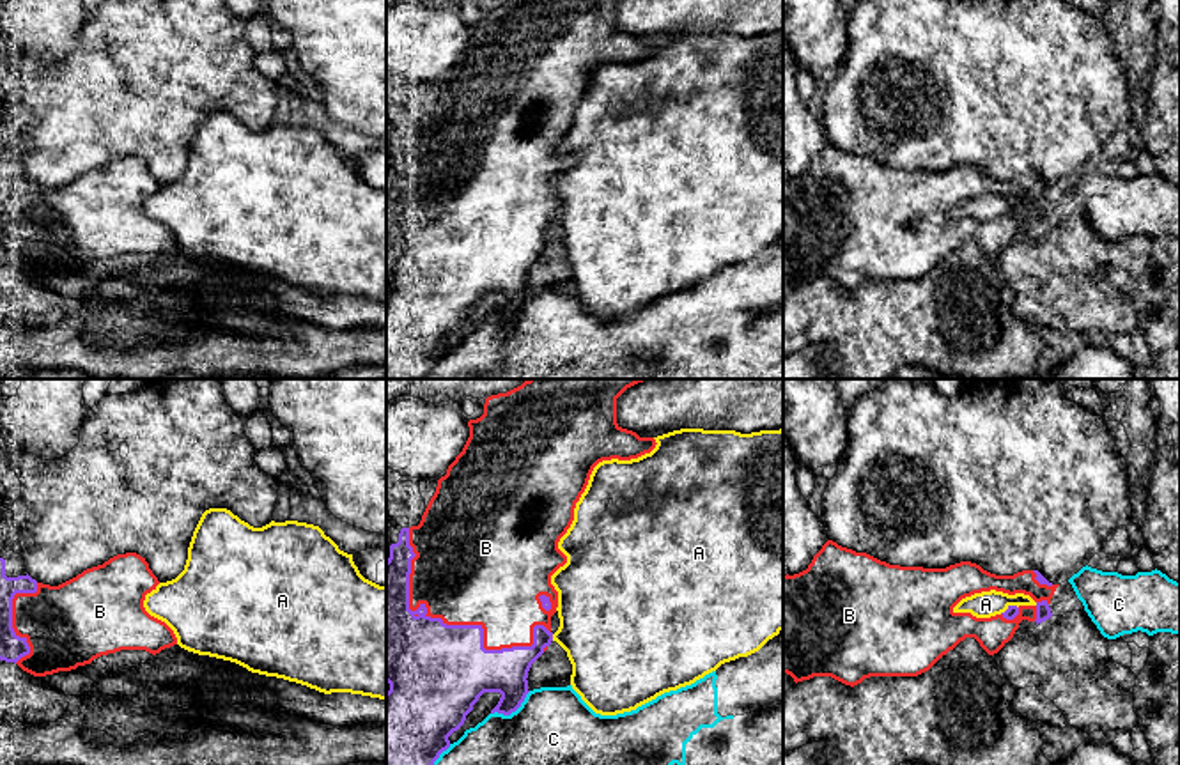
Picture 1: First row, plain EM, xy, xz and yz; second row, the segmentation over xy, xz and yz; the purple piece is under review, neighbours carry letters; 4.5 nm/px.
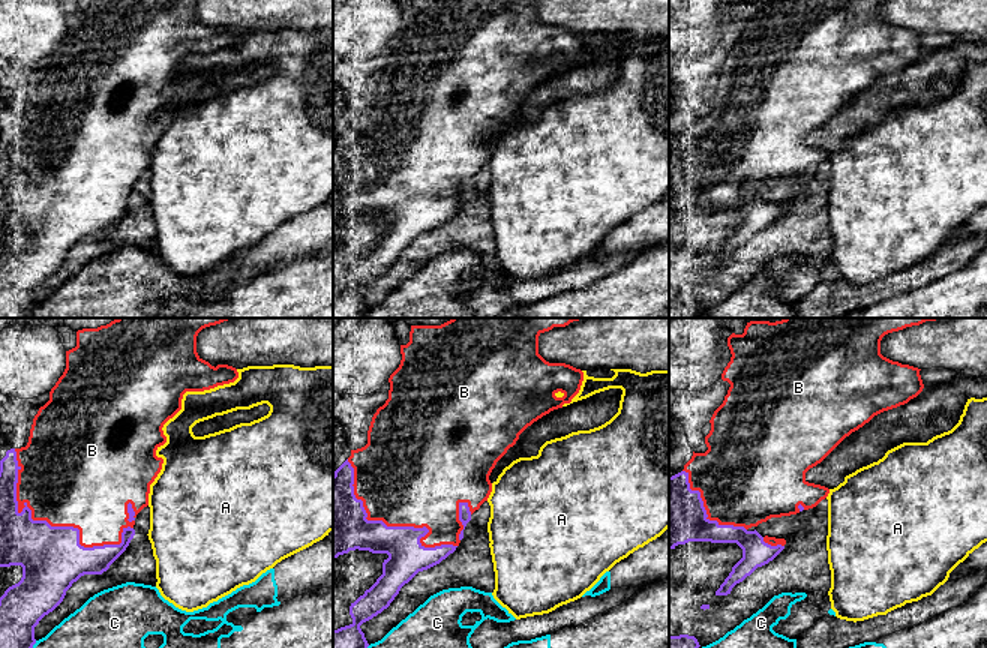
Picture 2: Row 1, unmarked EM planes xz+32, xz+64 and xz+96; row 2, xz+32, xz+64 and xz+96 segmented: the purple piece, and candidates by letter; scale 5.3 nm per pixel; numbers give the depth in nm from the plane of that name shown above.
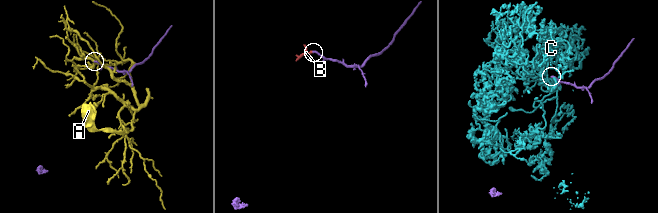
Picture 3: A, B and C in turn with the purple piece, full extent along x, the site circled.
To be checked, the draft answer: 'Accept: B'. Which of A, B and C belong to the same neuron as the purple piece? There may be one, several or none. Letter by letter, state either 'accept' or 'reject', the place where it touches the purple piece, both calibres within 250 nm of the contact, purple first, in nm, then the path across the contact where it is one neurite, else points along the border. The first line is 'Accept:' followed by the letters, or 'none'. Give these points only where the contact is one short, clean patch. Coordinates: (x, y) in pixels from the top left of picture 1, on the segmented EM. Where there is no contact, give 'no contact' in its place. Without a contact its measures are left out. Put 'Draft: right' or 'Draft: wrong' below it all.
Accept: B
A: reject | xz (551, 638) | 190/420 nm
B: accept | xz (454, 625) | 440/480 nm
C: reject | xz (512, 710) | 220/360 nm
Draft: right

